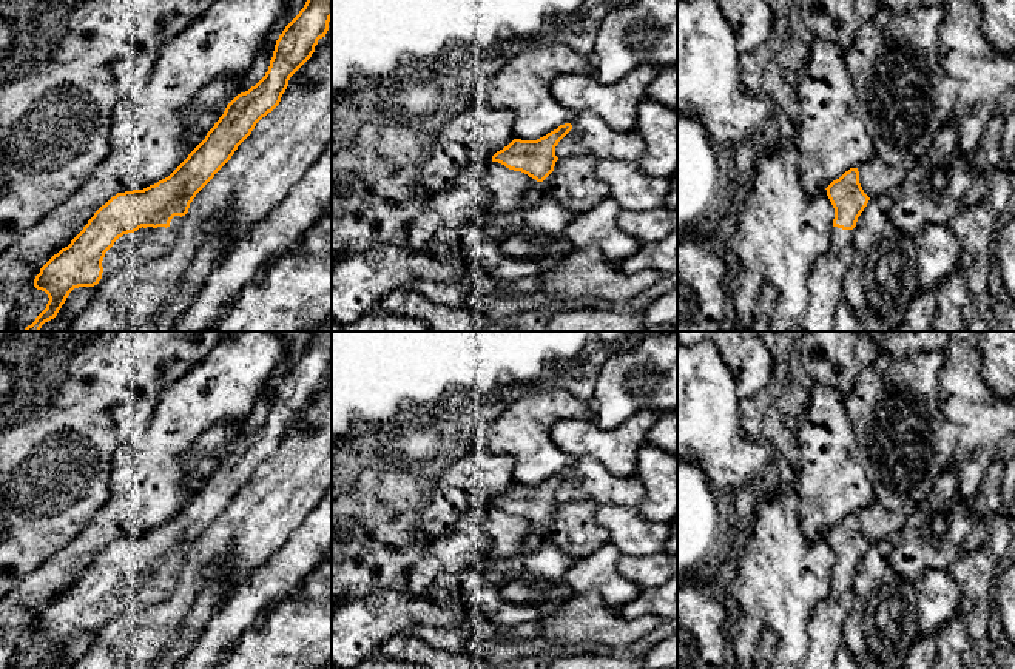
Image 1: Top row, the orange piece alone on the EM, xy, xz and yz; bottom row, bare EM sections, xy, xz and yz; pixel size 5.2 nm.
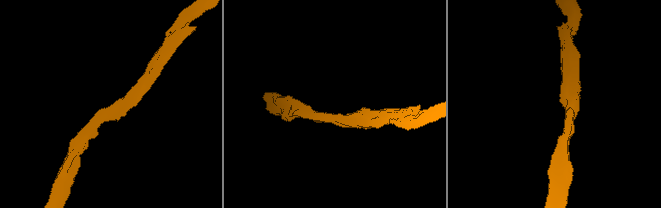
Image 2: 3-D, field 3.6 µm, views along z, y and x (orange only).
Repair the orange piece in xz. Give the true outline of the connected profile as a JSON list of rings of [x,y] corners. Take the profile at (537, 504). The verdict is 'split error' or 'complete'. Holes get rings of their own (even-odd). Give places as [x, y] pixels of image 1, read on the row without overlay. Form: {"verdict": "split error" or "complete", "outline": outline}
{"verdict": "complete", "outline": [[[565,469],[537,486],[514,484],[492,501],[492,507],[498,507],[509,515],[521,516],[537,527],[543,527],[554,516],[558,506],[555,492],[571,475],[572,470]]]}

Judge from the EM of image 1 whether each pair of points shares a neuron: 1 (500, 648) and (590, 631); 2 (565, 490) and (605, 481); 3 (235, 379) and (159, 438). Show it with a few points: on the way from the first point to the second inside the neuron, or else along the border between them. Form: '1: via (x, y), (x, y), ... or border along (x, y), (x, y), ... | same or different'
1: via (522, 648), (542, 643), (554, 631), (568, 631) | same
2: via (574, 489), (585, 483), (596, 483) | same
3: via (215, 392), (207, 400), (201, 400), (176, 424) | same

